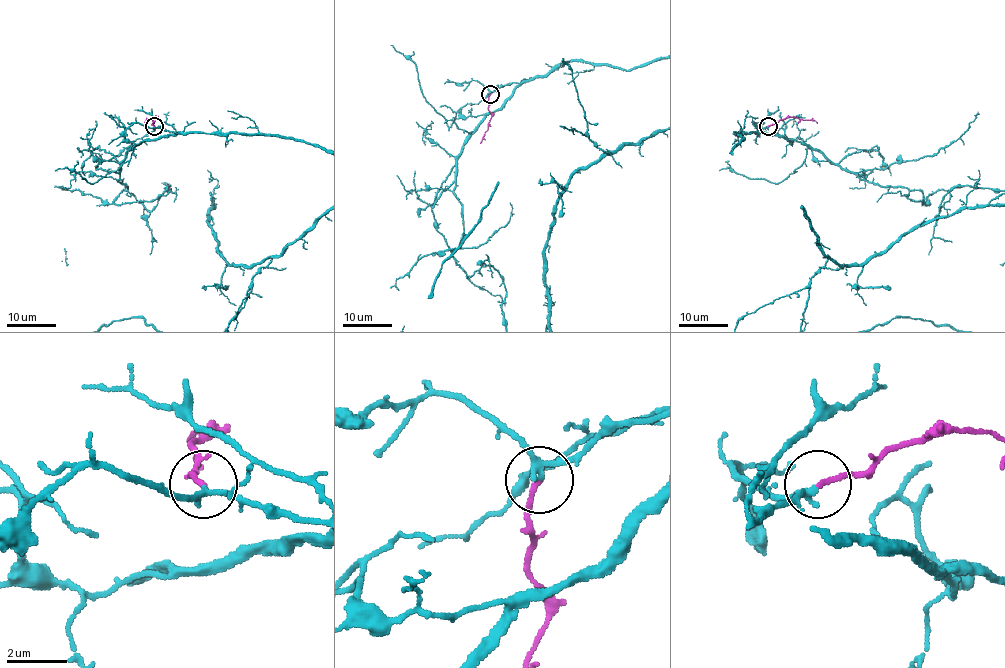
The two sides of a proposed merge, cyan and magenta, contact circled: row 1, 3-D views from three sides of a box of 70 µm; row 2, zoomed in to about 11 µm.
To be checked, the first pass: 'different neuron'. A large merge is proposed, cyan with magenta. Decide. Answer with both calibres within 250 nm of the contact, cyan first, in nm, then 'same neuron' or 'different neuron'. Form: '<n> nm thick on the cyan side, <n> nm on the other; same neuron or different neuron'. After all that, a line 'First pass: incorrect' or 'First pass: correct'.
190 nm thick on the cyan side, 160 nm on the other; same neuron
First pass: incorrect

